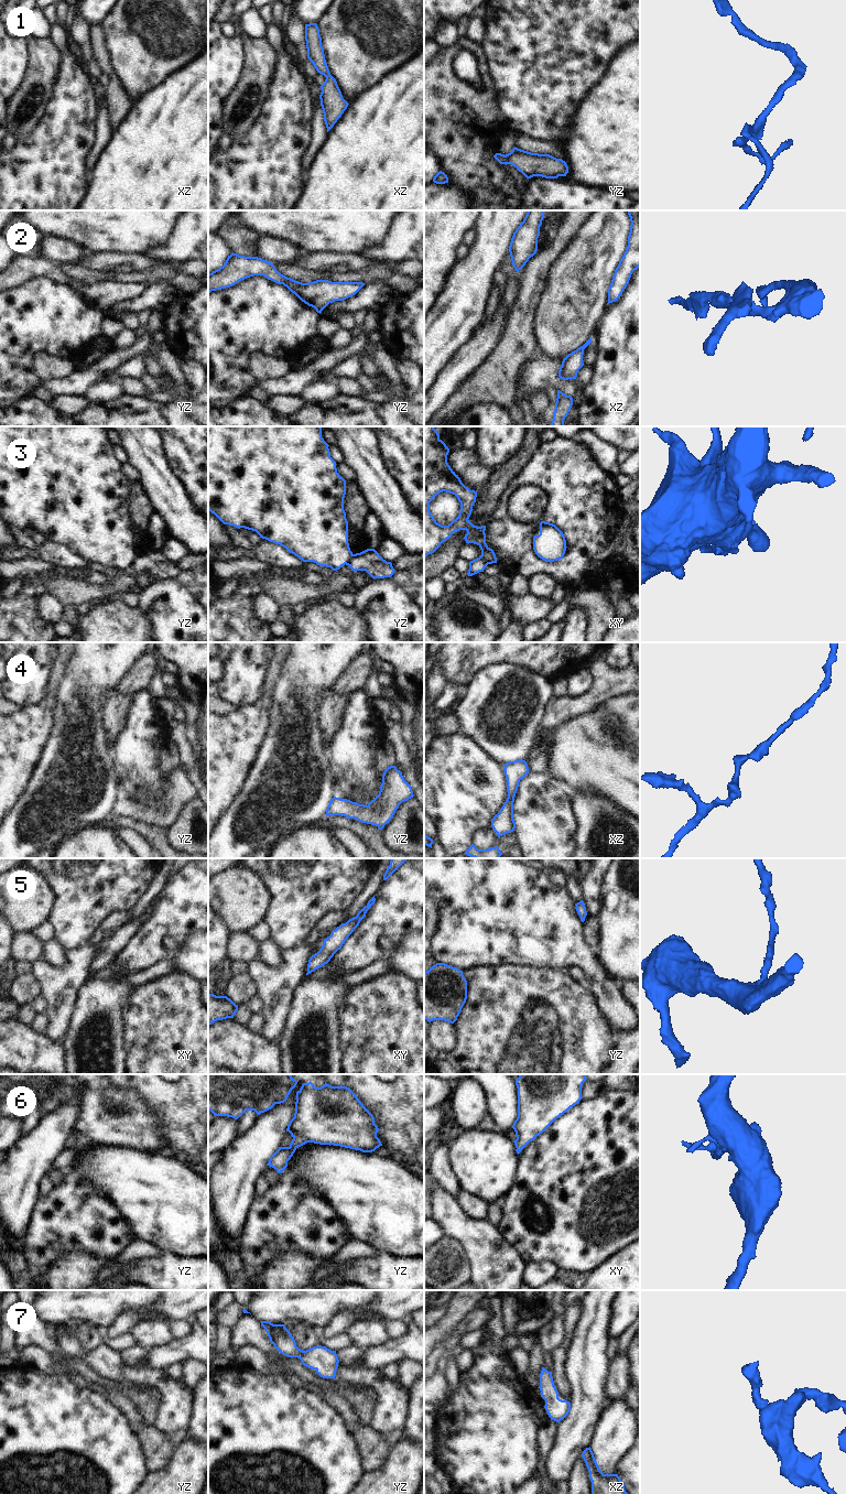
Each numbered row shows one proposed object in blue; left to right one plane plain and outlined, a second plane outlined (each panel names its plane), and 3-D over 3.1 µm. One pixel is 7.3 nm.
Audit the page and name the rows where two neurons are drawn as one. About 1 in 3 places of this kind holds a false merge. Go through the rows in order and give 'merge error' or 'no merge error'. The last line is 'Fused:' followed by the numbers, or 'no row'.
1: no merge error
2: no merge error
3: merge error
4: no merge error
5: no merge error
6: no merge error
7: no merge error
Fused: 3

